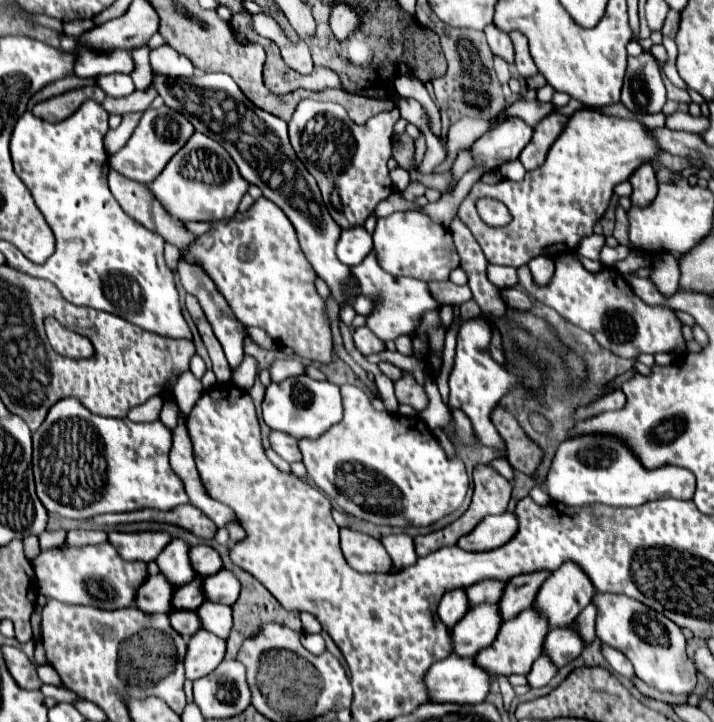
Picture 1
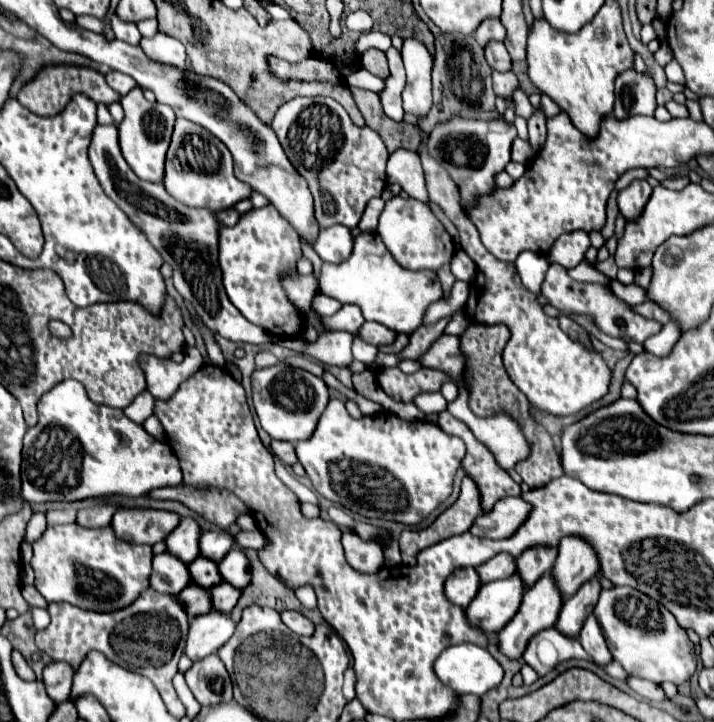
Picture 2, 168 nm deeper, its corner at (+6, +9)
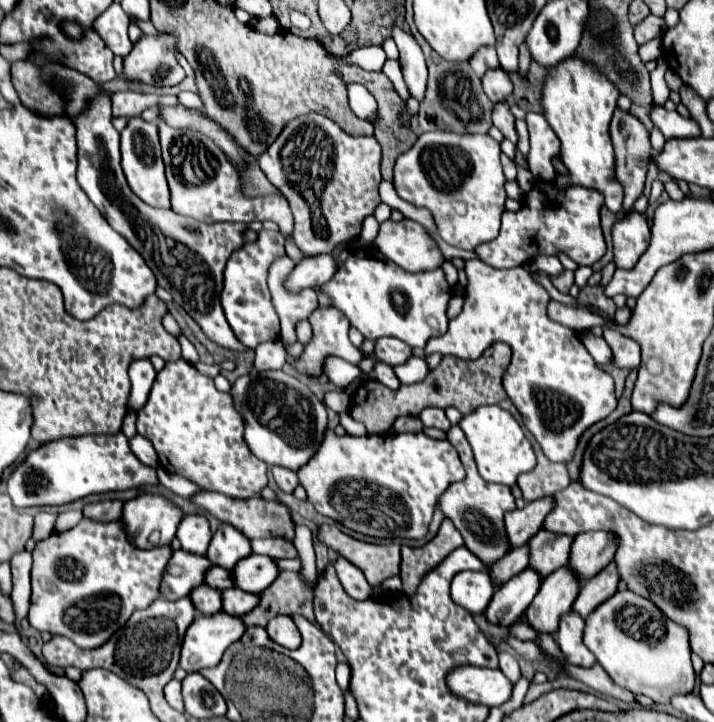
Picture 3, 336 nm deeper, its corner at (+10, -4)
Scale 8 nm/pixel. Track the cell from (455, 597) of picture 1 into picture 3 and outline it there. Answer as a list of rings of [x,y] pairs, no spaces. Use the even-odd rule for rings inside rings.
[[[462,571],[452,579],[452,599],[470,613],[484,613],[494,595],[486,571]]]

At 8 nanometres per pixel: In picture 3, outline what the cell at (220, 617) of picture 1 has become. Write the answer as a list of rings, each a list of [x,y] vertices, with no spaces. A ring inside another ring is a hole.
[[[232,587],[232,589],[226,589],[222,591],[222,609],[230,615],[238,615],[242,617],[244,613],[250,613],[256,605],[258,605],[258,597],[260,595],[254,595],[254,593],[246,593],[238,587]]]

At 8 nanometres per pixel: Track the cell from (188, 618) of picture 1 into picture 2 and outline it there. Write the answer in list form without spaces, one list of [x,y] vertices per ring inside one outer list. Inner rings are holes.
[[[188,584],[180,594],[178,594],[178,600],[182,600],[182,606],[186,608],[186,614],[190,618],[194,616],[202,616],[206,612],[212,610],[212,604],[210,604],[210,596],[204,588],[196,586],[196,584]]]

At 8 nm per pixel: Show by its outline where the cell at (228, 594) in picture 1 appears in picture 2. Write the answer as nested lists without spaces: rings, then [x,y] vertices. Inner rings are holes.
[[[232,548],[224,556],[224,560],[218,562],[218,572],[222,580],[226,580],[228,584],[234,584],[234,588],[244,588],[250,582],[248,560],[238,548]]]

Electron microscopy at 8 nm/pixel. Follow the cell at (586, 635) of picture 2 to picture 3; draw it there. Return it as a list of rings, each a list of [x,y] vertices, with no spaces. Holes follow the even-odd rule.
[[[570,609],[568,613],[564,613],[560,617],[558,631],[554,637],[556,637],[562,653],[566,655],[568,663],[580,665],[580,667],[592,667],[596,663],[596,657],[582,643],[582,631],[584,631],[584,619],[576,611]]]

